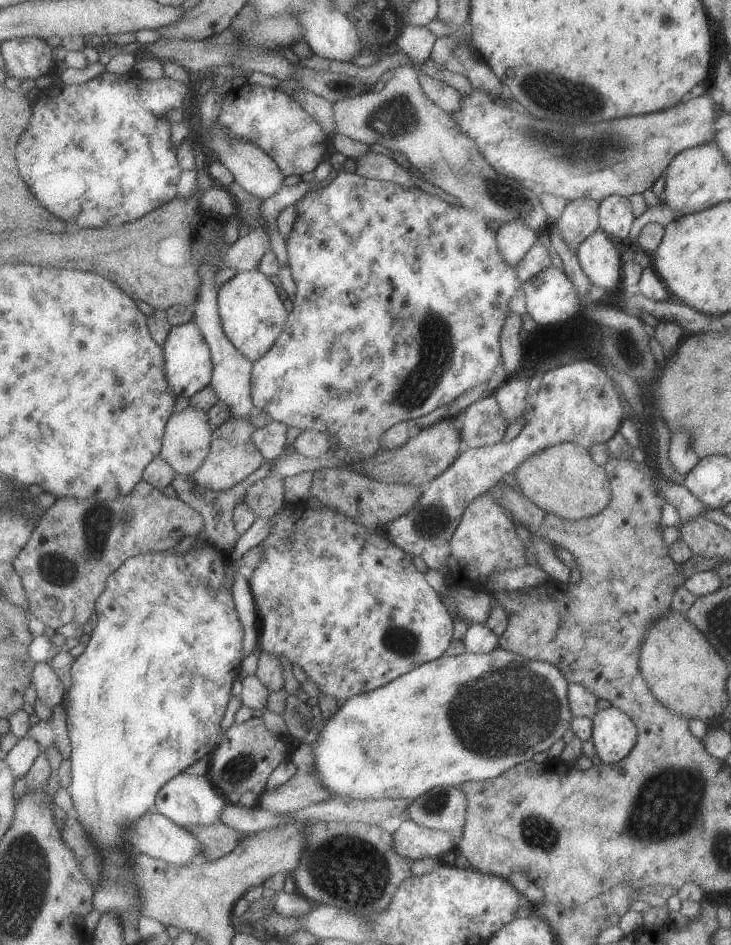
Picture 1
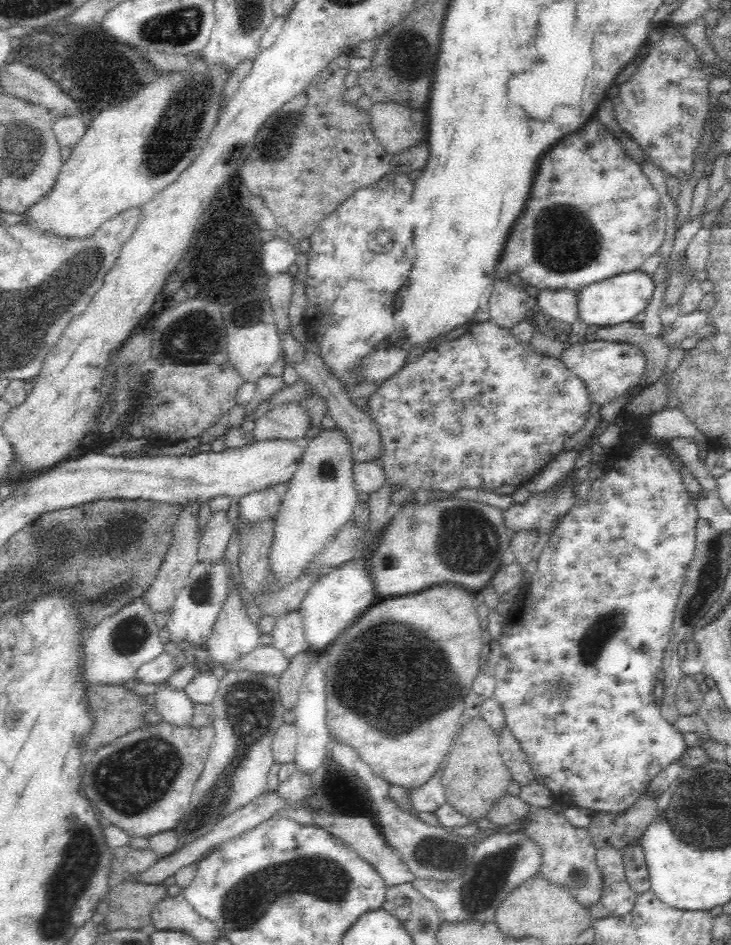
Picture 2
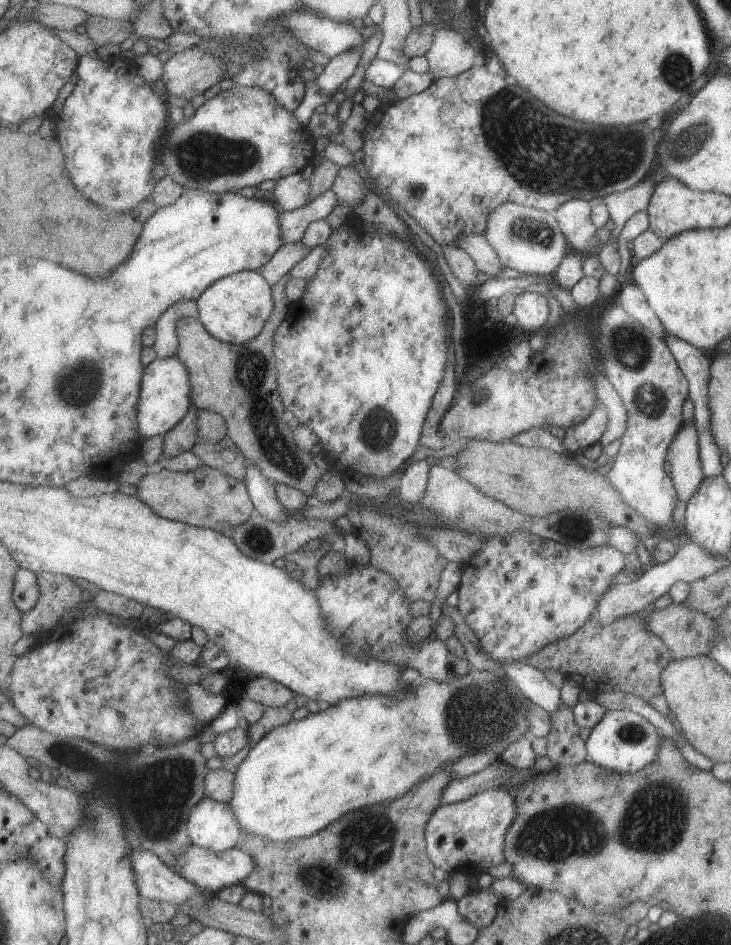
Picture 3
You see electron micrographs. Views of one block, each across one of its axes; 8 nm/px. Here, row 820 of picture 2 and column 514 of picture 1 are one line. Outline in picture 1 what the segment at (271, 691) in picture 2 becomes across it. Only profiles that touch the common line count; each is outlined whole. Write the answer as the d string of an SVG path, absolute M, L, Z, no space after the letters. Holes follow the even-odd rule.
M396 66L393 68L393 76L383 87L381 92L369 90L367 93L357 97L349 97L333 103L335 110L335 122L337 122L338 134L349 137L353 141L360 141L365 145L379 144L387 149L400 152L404 155L410 165L418 169L422 176L433 185L440 187L445 193L458 199L458 203L475 213L475 216L483 217L489 223L497 223L500 227L515 222L517 219L525 220L529 230L535 234L545 234L550 232L551 221L542 198L539 194L523 184L519 184L513 178L507 178L499 174L483 156L479 146L475 144L475 139L471 139L461 128L455 124L455 118L449 112L443 111L441 106L435 104L433 100L423 90L422 81L419 80L419 72L411 66Z

